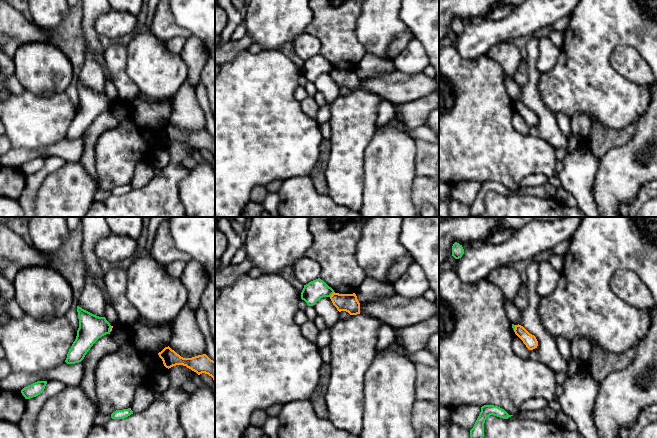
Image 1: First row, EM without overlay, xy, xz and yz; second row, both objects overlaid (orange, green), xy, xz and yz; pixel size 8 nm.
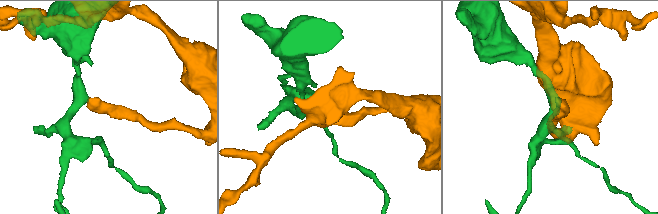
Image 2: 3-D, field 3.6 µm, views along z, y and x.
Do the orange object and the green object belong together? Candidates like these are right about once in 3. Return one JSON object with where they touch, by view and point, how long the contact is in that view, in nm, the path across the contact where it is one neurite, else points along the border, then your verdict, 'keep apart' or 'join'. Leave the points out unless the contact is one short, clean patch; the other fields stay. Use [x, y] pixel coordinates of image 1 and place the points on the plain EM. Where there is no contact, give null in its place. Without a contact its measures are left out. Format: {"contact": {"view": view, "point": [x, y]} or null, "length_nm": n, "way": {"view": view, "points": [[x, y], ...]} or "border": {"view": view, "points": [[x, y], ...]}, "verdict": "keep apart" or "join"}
{"contact": {"view": "xz", "point": [332, 70]}, "length_nm": 60, "border": {"view": "xz", "points": [[334, 68], [329, 72]]}, "verdict": "keep apart"}

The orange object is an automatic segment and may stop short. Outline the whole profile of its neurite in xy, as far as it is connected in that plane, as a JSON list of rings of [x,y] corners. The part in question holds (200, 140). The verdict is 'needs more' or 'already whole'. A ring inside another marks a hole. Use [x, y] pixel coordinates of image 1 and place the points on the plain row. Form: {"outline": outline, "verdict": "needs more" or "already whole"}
{"outline": [[[168,122],[159,128],[158,131],[168,145],[176,141],[183,141],[198,151],[202,149],[208,150],[215,157],[215,137],[211,136],[206,130],[183,134]]], "verdict": "already whole"}

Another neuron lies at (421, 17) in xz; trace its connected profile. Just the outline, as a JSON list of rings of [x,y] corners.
[[[402,0],[399,18],[420,41],[436,71],[439,94],[439,0]]]

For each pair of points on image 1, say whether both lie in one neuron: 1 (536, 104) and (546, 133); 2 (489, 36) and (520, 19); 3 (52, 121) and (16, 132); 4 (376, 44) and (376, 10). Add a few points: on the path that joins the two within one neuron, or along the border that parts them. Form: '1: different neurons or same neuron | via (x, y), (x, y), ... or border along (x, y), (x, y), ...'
1: same neuron | via (541, 111), (546, 119), (546, 126)
2: same neuron | via (497, 31), (512, 26)
3: same neuron | via (43, 121), (30, 122), (25, 126)
4: same neuron | via (376, 36), (376, 18)

